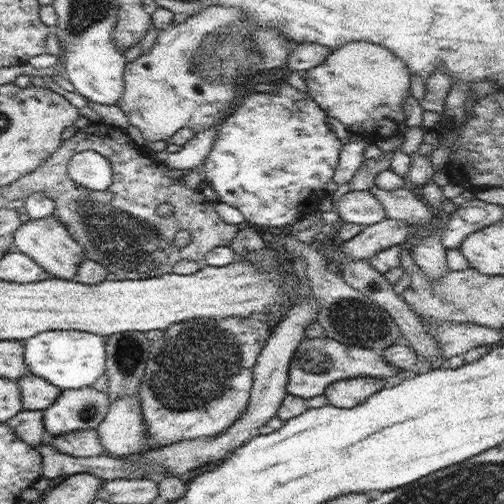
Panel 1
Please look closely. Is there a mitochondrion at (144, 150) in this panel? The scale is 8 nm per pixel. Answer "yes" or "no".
no

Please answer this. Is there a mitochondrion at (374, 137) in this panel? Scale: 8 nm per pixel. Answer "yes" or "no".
no

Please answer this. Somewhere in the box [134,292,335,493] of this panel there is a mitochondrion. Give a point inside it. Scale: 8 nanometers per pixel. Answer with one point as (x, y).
(194, 368)

